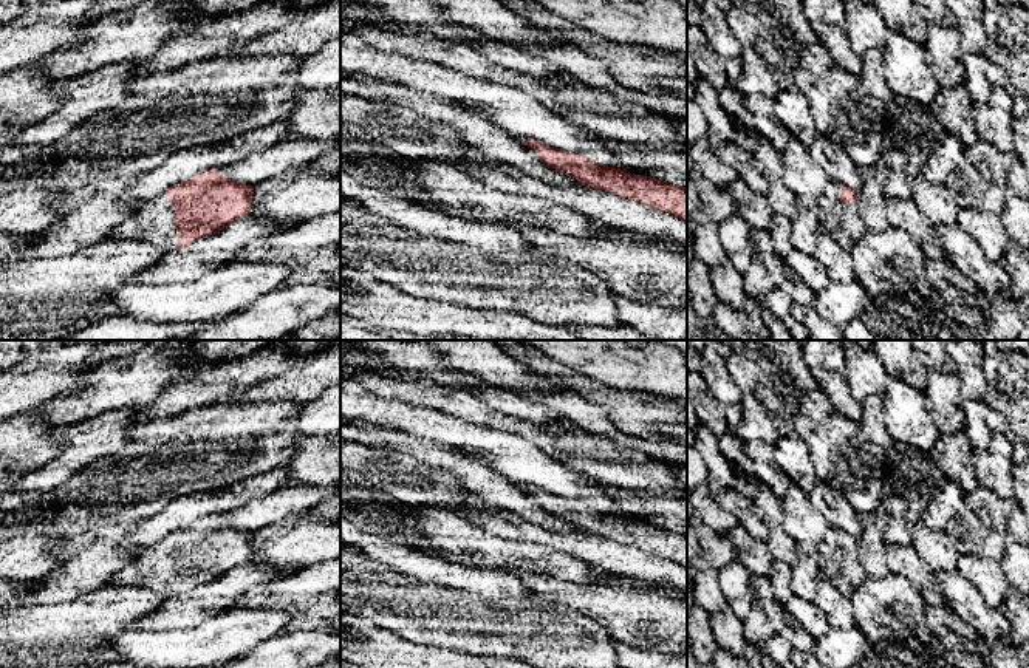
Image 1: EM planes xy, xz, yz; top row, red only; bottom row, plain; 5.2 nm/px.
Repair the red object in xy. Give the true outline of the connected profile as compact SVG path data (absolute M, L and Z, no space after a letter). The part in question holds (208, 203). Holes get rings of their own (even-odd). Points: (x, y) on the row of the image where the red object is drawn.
M204 170L161 195L138 203L110 240L150 243L179 250L244 218L252 209L254 187Z

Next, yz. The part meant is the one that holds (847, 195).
M829 181L817 198L820 233L829 235L845 250L867 233L857 201L857 192L837 181Z

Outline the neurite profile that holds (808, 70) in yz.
M820 43L802 46L800 62L794 74L794 85L805 94L811 90L817 77L832 66L828 49Z

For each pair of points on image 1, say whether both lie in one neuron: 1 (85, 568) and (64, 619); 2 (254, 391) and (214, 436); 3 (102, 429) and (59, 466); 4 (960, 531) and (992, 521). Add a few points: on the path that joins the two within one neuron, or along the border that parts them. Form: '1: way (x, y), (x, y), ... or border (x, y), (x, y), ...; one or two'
1: border (105, 585), (70, 600), (36, 605); two
2: border (280, 398), (226, 401); two
3: way (92, 439), (70, 458); one
4: way (967, 529), (977, 529), (984, 521); one

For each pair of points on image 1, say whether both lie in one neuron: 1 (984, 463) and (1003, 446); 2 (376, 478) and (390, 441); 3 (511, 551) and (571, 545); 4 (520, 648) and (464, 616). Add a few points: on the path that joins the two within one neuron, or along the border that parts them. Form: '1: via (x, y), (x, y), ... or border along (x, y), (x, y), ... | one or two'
1: via (989, 460), (998, 450) | one
2: border along (356, 443), (372, 447), (390, 447), (413, 456) | two
3: border along (512, 538), (562, 551), (582, 562) | two
4: via (506, 634), (500, 628), (478, 625) | one

